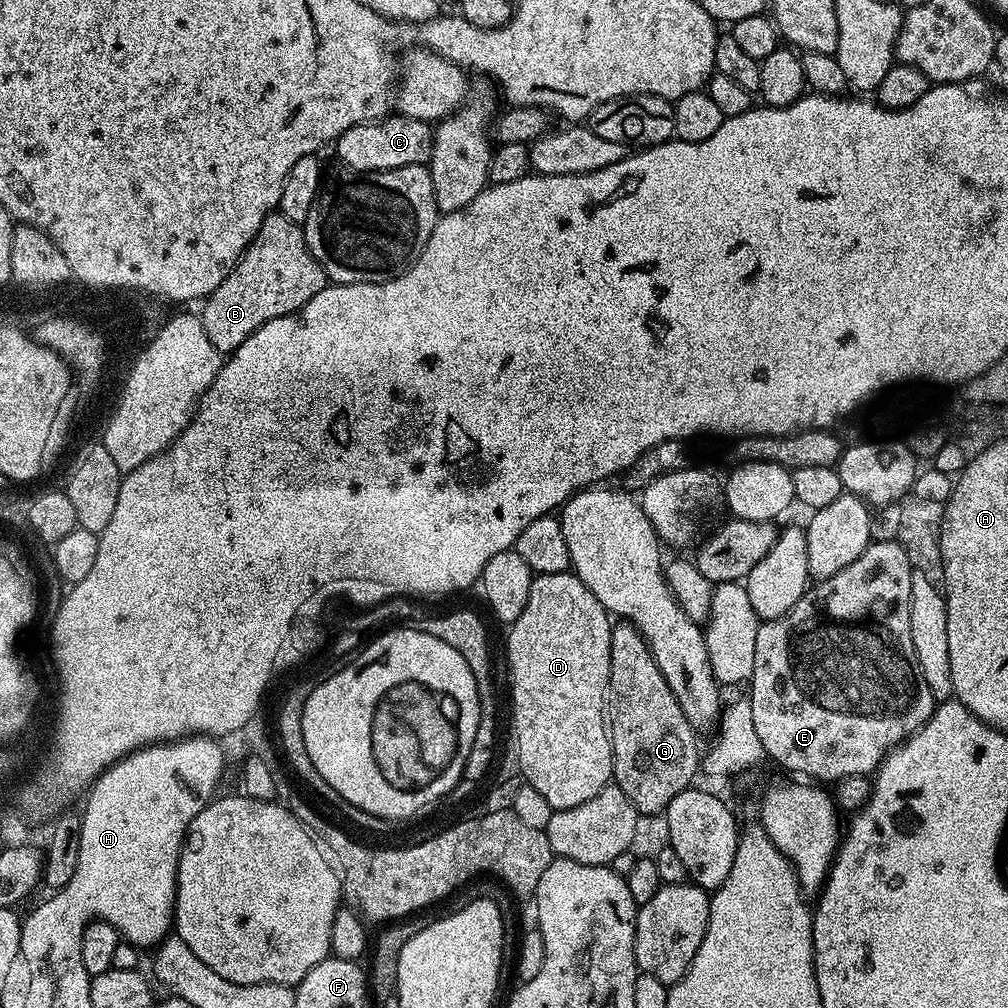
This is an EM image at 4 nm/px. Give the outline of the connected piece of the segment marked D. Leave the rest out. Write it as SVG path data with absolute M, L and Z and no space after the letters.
M569 570L558 574L536 574L532 577L530 598L526 598L526 610L518 614L518 618L507 629L508 632L508 668L512 671L512 732L516 735L516 756L520 759L518 772L546 802L550 802L553 810L561 812L574 806L582 806L582 802L594 798L598 790L609 787L612 780L612 737L606 723L606 697L608 695L608 679L610 678L610 634L612 633L613 617L586 590L586 586L576 573Z

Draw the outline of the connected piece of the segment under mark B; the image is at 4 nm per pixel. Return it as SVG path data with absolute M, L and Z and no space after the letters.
M273 210L227 278L203 301L206 336L221 354L231 354L254 330L274 318L298 311L324 287L324 267L310 254L303 227Z

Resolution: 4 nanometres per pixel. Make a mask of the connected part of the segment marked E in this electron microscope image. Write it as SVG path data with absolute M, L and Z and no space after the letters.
M899 539L873 540L850 566L838 570L825 580L815 581L786 614L773 620L763 621L757 630L757 641L754 651L754 668L750 679L752 695L750 701L754 714L755 733L764 747L764 755L770 761L789 768L792 772L805 772L805 777L816 782L829 780L835 782L843 776L868 776L875 773L884 757L893 748L904 743L908 737L921 728L932 716L938 703L933 696L930 686L926 686L926 678L922 678L922 670L918 666L918 654L914 654L914 641L910 639L910 586L912 585L913 566L906 550L900 545Z

